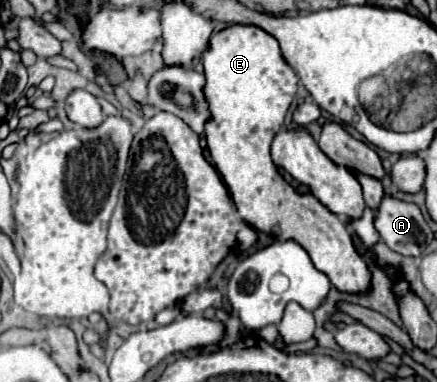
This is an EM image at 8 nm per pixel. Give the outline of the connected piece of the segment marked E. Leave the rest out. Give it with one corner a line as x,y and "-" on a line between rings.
233,25
233,27
227,27
211,37
211,47
203,53
201,61
203,61
205,77
207,77
205,97
207,97
207,103
211,109
211,117
213,117
205,125
207,147
209,147
211,159
215,163
217,171
221,173
243,221
263,233
275,233
275,229
279,229
279,237
283,241
291,239
291,241
299,243
309,253
313,265
319,271
323,271
339,291
347,291
347,293
367,291
369,281
371,281
369,265
357,253
353,239
349,237
343,221
335,213
331,213
325,205
321,205
313,195
299,195
279,175
277,167
271,161
271,155
269,155
271,141
279,133
285,113
289,111
289,105
291,105
291,101
297,93
297,85
299,85
295,71
287,65
287,61
281,55
277,39
253,25

